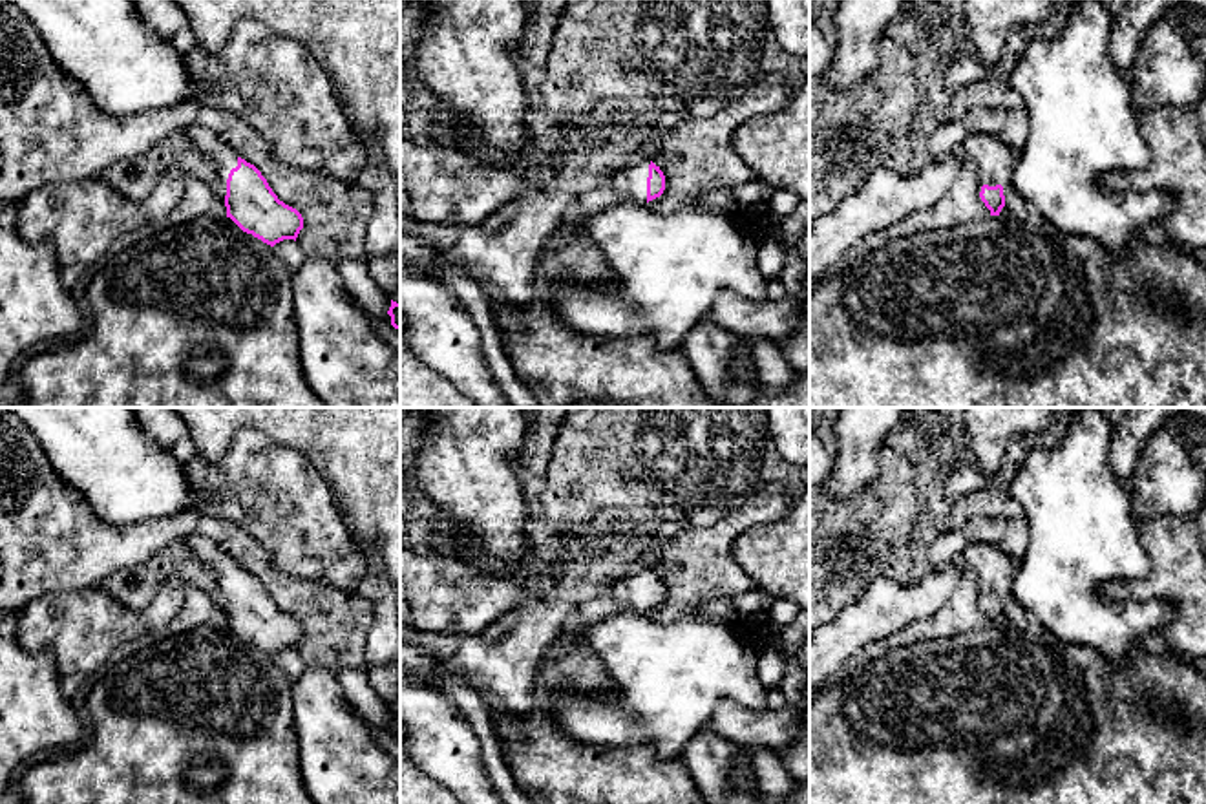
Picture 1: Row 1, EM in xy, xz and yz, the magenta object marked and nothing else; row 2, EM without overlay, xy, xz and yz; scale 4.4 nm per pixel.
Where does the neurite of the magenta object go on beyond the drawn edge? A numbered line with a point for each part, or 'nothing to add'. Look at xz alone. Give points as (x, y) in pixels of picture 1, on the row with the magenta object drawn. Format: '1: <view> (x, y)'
1: xz (633, 179)

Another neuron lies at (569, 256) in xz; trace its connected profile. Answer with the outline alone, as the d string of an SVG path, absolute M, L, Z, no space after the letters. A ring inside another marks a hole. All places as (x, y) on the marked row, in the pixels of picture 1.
M576 208L545 245L535 280L577 285L612 285L614 272L603 252L581 230L583 214Z

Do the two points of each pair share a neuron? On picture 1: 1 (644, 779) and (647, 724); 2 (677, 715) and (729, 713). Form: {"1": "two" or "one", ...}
{"1": "two", "2": "two"}

